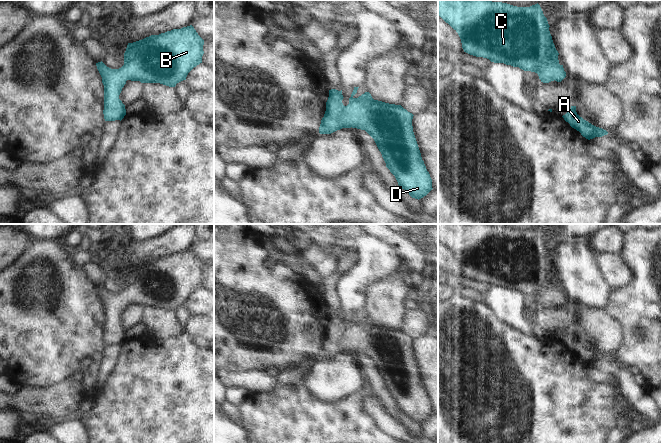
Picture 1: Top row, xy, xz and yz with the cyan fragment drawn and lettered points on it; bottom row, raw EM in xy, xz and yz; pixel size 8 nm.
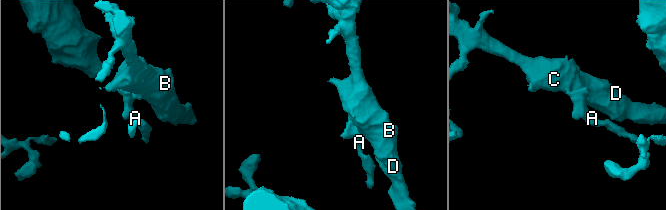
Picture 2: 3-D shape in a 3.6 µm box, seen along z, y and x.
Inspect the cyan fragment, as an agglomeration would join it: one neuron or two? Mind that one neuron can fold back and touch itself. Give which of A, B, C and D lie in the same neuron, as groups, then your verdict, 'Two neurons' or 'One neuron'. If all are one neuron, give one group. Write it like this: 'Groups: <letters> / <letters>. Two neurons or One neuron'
Groups: A B C D. One neuron

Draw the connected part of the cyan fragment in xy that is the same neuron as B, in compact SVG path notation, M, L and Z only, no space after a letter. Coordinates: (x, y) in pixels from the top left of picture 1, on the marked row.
M192 25L181 29L173 29L159 35L151 35L142 40L128 43L124 53L124 65L119 69L111 69L102 61L96 63L104 85L104 119L105 121L122 120L126 115L125 105L119 99L127 80L141 83L160 83L175 87L186 80L188 73L202 63L204 40Z

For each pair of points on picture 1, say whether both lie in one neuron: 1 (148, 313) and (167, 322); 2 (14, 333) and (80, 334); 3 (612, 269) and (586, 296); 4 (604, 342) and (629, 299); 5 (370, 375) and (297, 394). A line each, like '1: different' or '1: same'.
1: same
2: same
3: different
4: different
5: different

